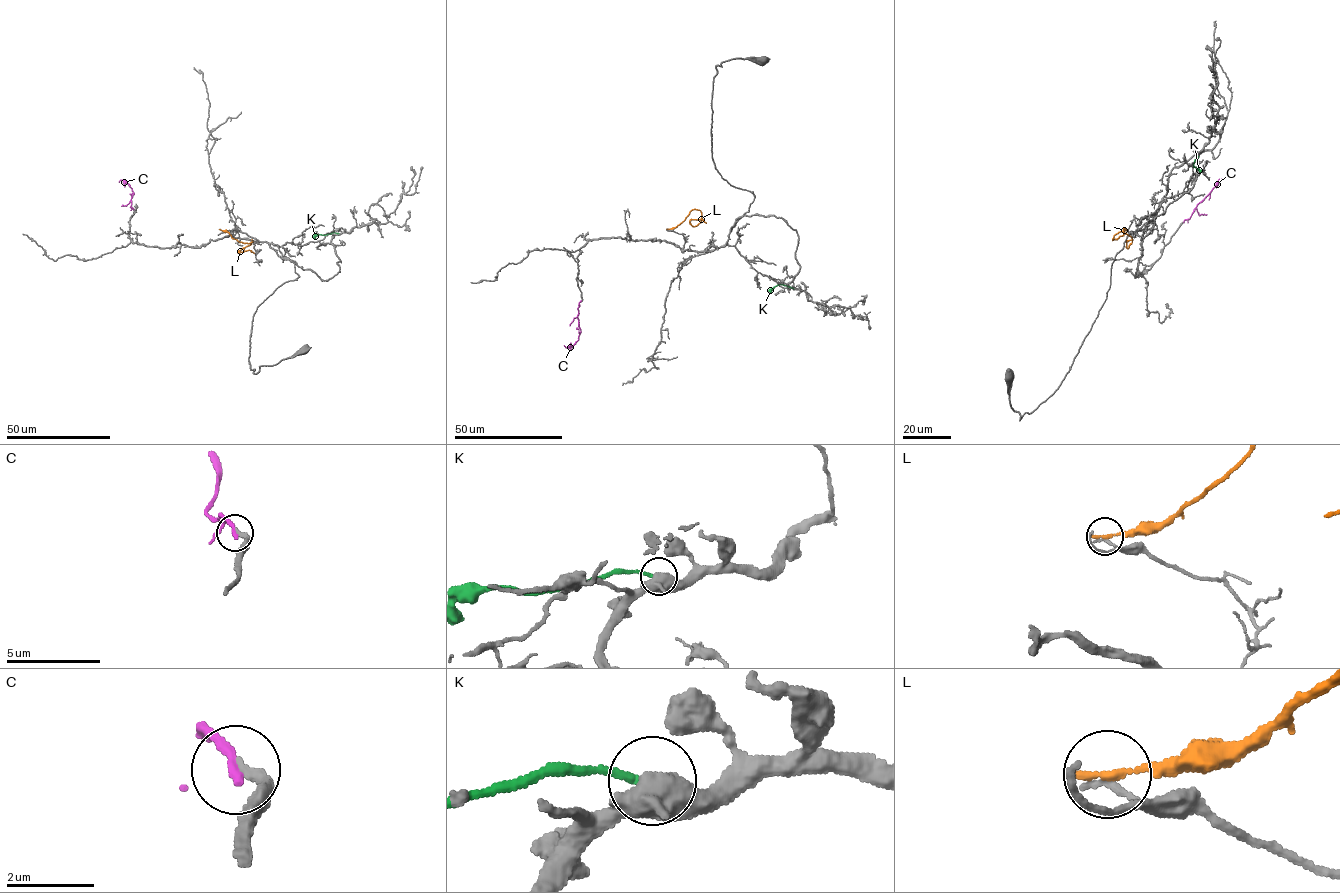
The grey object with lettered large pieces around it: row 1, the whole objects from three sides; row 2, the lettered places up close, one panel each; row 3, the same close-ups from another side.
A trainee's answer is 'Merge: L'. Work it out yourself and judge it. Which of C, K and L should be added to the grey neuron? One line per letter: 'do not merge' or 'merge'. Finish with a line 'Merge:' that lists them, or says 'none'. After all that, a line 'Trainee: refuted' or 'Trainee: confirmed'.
C: do not merge
K: do not merge
L: do not merge
Merge: none
Trainee: refuted

